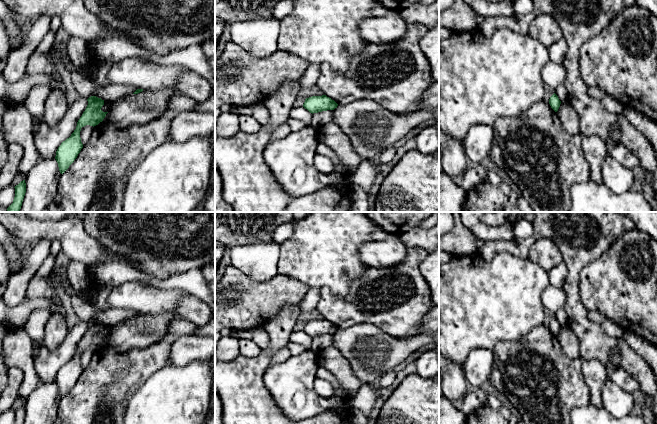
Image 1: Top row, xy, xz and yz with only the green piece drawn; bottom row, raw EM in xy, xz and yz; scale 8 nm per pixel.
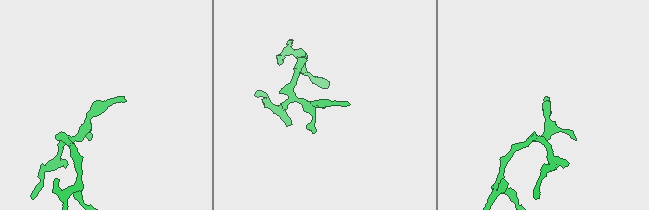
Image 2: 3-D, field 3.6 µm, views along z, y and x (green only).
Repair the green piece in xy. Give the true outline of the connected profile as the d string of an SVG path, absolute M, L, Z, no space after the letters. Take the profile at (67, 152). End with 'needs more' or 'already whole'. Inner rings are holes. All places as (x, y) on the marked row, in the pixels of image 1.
M91 96L87 99L88 105L82 116L77 122L76 129L69 138L61 143L56 151L55 159L58 163L59 171L63 174L69 166L74 162L83 148L80 138L81 128L90 125L96 126L103 121L108 112L101 110L104 105L104 100L96 96Z; already whole

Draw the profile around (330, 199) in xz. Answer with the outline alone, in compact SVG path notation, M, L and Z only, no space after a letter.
M348 181L338 187L326 187L292 200L285 212L350 212Z

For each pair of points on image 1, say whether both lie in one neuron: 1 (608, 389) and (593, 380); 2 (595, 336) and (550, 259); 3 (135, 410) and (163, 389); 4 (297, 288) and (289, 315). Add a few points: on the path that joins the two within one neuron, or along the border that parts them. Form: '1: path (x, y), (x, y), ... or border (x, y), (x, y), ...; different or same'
1: border (606, 377), (601, 390), (602, 406); different
2: border (551, 239), (557, 246), (563, 260); different
3: path (142, 410), (156, 396); same
4: border (298, 303), (285, 305), (272, 317); different

